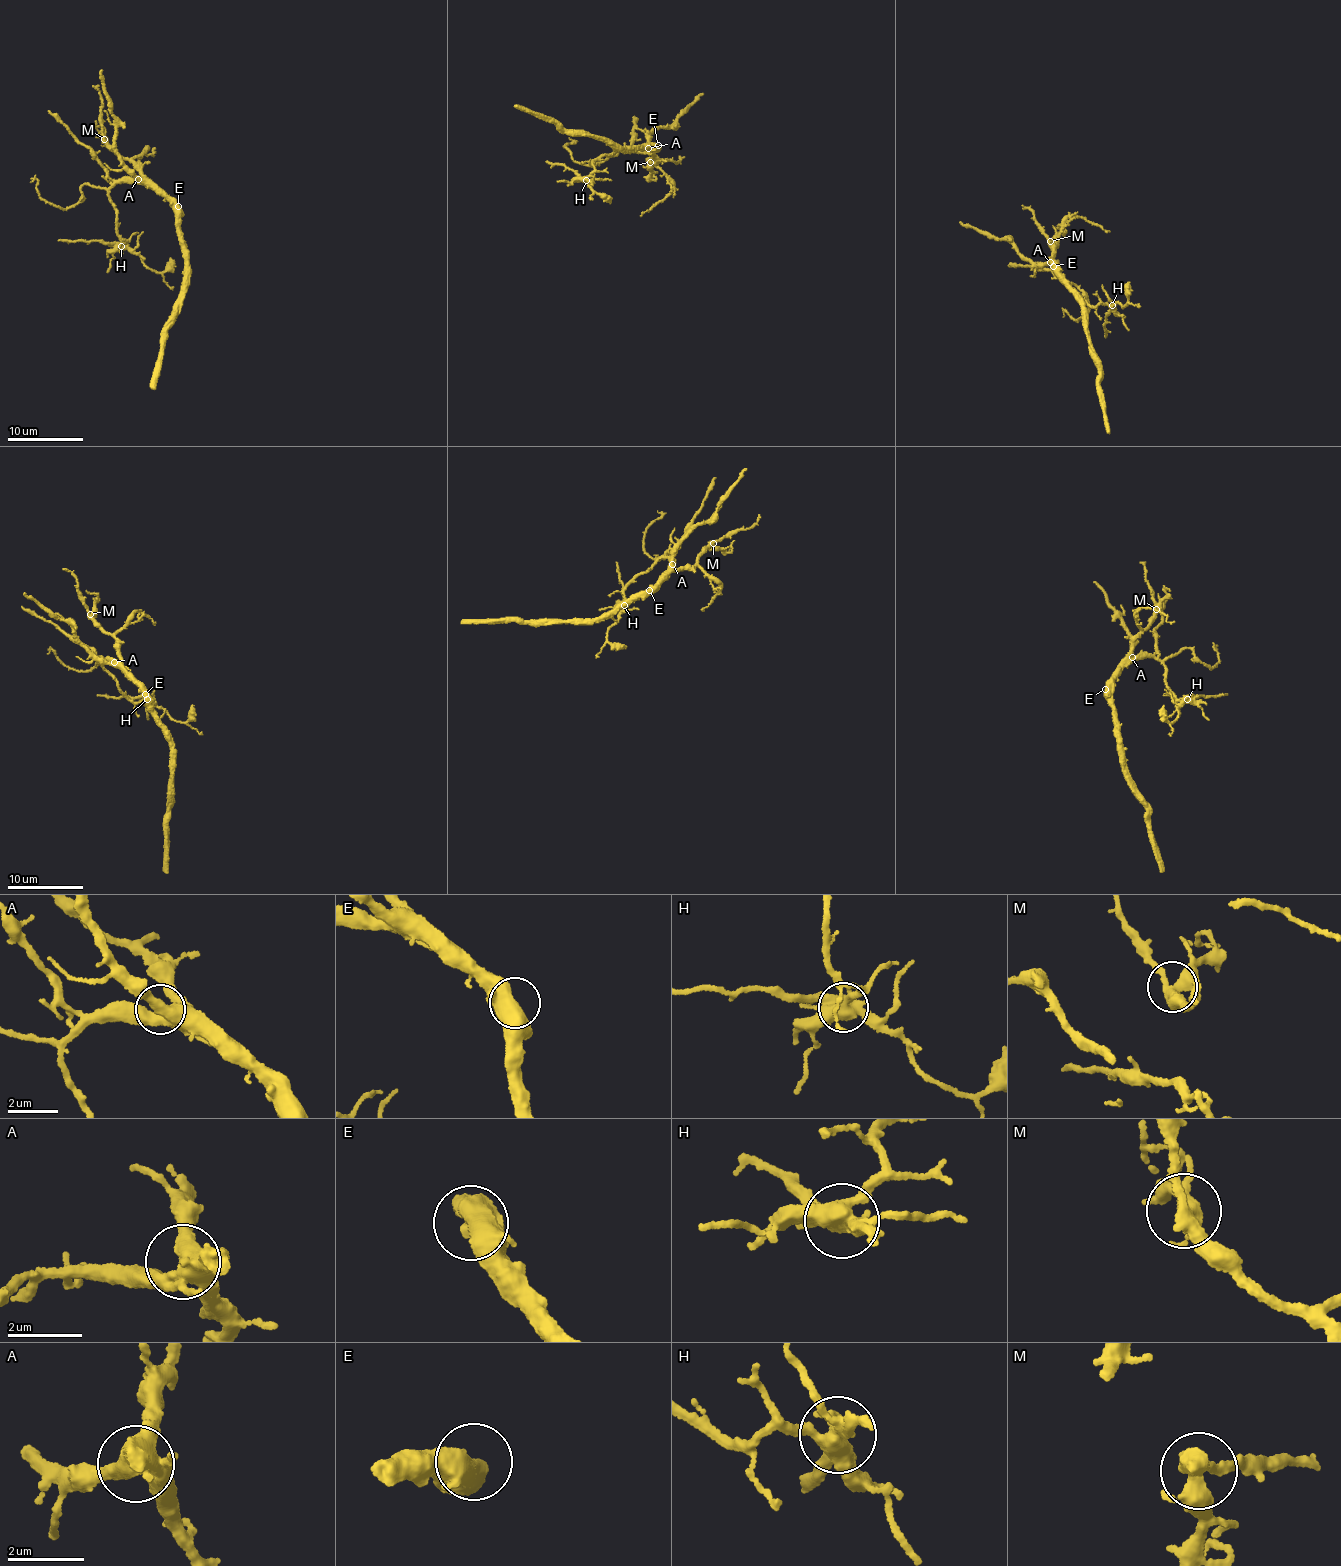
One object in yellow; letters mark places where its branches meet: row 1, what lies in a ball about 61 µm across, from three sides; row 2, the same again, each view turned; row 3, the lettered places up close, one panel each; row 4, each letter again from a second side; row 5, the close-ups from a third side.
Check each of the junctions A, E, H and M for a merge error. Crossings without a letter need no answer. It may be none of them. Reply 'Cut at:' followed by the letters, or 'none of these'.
Cut at: H

